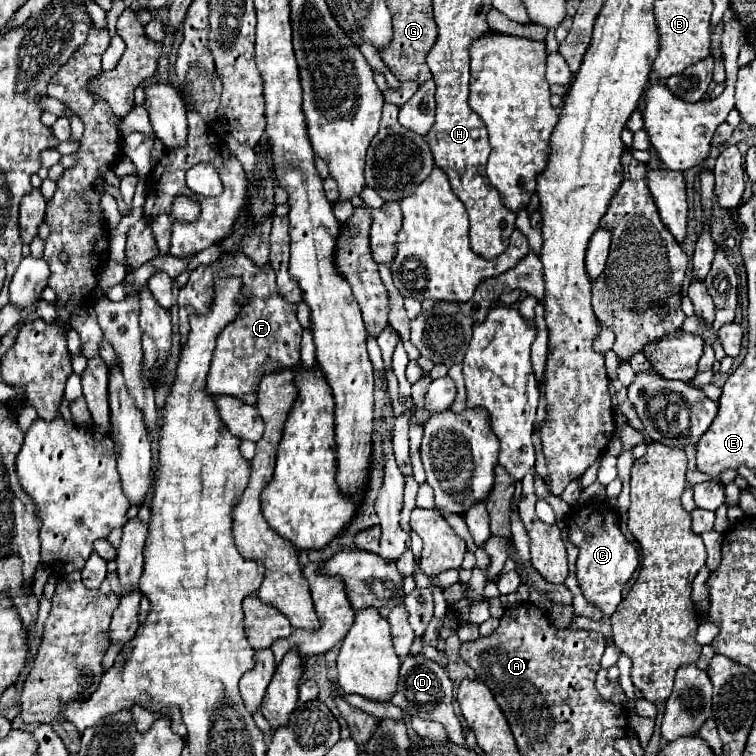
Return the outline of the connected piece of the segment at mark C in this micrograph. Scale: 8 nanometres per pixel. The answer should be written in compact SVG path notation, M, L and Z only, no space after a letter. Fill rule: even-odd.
M589 503L583 509L571 511L567 517L567 531L569 541L579 547L577 581L585 599L597 605L605 617L611 617L621 601L625 583L631 579L639 565L639 555L633 543L629 543L621 533L619 515L607 507L607 503Z

